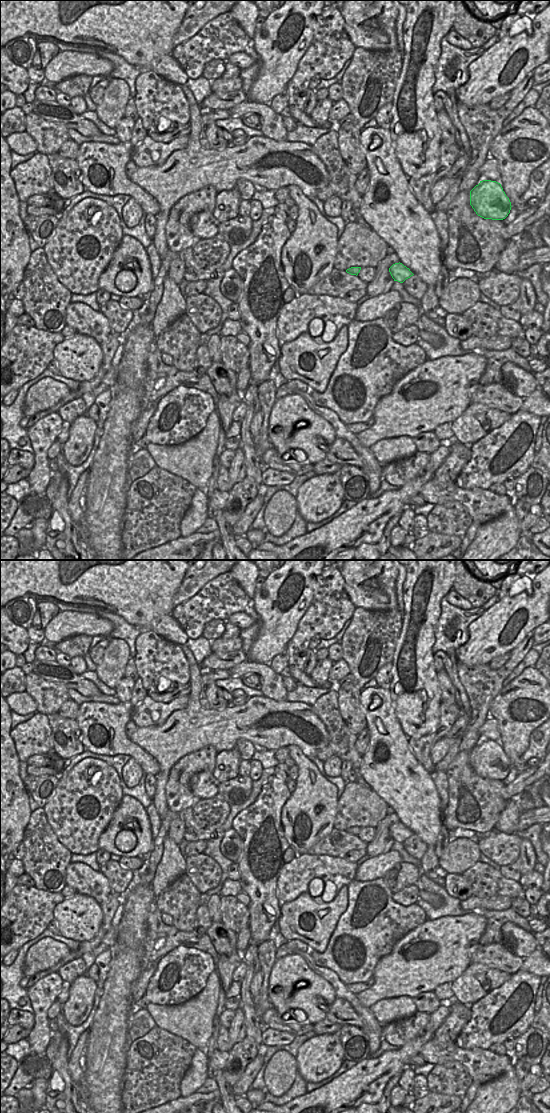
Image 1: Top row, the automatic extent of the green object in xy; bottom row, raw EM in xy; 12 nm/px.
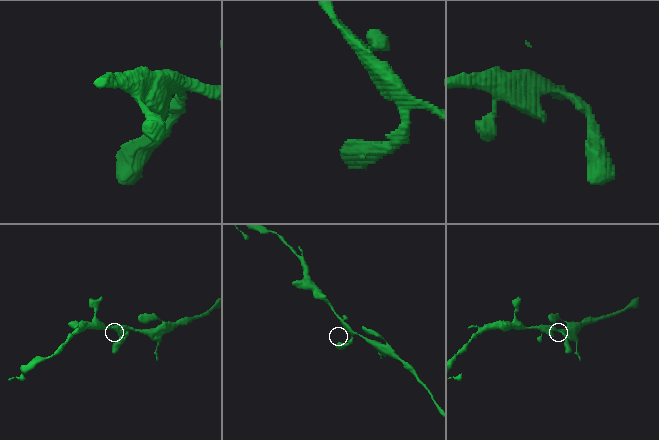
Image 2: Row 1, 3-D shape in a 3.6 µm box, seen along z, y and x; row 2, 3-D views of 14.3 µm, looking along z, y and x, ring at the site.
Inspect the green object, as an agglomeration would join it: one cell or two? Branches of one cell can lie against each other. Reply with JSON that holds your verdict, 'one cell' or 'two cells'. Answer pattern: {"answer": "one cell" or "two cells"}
{"answer": "one cell"}

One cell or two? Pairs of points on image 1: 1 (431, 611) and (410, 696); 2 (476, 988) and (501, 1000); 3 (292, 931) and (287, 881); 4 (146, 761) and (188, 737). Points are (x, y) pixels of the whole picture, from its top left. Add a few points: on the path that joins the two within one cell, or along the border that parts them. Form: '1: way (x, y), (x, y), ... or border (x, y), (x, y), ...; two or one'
1: way (422, 634), (422, 681); one
2: border (507, 979), (498, 987), (469, 1005); two
3: border (308, 892), (303, 892), (294, 899), (282, 903); two
4: border (133, 743), (156, 761), (156, 776); two

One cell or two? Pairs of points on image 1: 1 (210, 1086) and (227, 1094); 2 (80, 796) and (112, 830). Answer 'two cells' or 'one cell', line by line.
1: two cells
2: two cells

